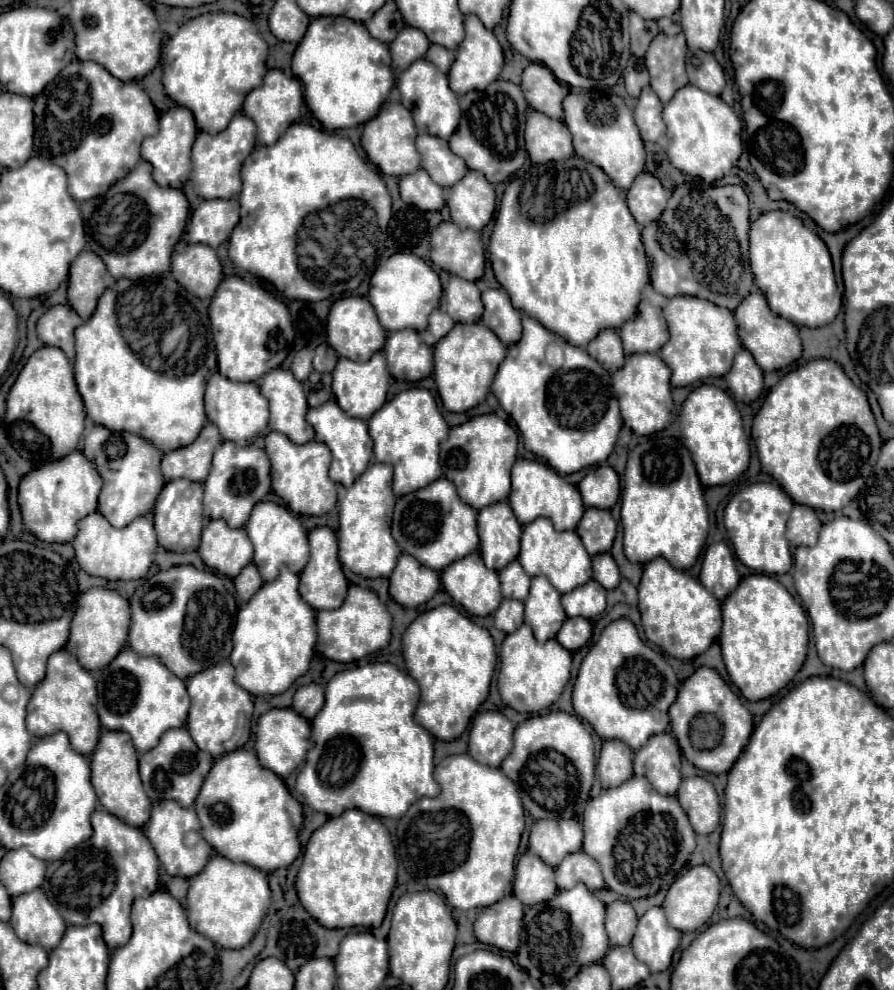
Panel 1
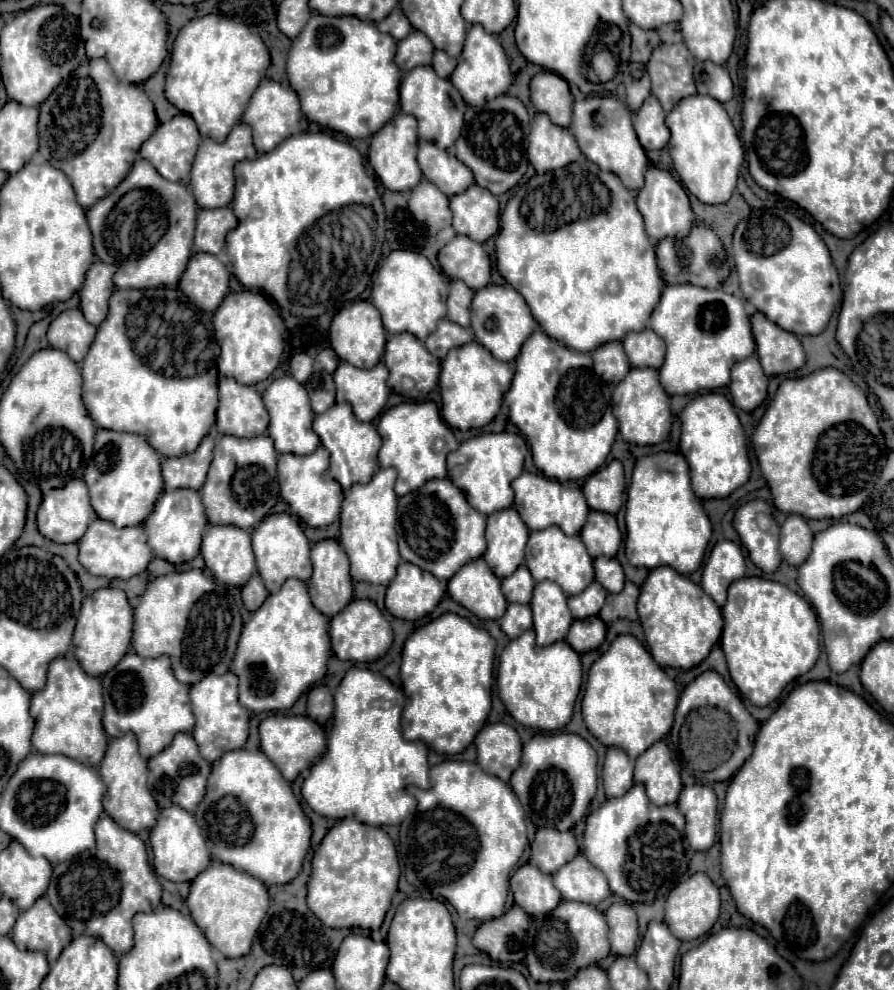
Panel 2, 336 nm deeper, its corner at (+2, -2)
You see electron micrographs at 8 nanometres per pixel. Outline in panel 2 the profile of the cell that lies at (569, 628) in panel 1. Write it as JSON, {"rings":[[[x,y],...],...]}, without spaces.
{"rings":[[[587,617],[587,619],[575,619],[573,629],[569,629],[567,643],[577,649],[577,653],[587,653],[597,649],[605,639],[607,625],[599,617]]]}

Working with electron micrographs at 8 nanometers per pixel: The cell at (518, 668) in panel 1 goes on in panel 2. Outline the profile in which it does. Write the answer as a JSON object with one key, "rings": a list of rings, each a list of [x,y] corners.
{"rings":[[[529,629],[509,641],[503,649],[497,671],[497,691],[505,709],[519,725],[541,731],[557,731],[563,729],[573,717],[581,679],[583,671],[579,653],[567,641],[557,641],[557,645],[541,649],[535,643],[533,629]]]}

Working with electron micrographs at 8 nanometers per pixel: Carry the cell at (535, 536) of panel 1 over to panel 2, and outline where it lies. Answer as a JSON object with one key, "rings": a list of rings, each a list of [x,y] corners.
{"rings":[[[551,525],[541,531],[533,531],[529,535],[529,543],[525,551],[525,565],[531,571],[535,585],[549,579],[557,583],[565,595],[577,595],[593,581],[593,559],[589,557],[581,537],[579,535],[569,537],[557,525]]]}

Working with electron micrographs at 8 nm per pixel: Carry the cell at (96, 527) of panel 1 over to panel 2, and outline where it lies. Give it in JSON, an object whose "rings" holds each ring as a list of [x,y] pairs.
{"rings":[[[95,519],[79,541],[79,563],[91,575],[97,575],[97,577],[129,579],[133,575],[143,573],[151,559],[153,559],[153,553],[147,545],[145,529],[141,525],[117,529],[113,523],[105,521],[105,519]]]}

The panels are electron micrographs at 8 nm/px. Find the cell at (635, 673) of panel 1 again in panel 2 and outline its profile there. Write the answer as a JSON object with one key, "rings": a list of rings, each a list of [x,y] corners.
{"rings":[[[619,635],[609,651],[591,665],[581,711],[591,735],[605,747],[623,749],[635,761],[649,745],[669,733],[677,699],[675,681],[653,661],[649,651],[633,635]]]}

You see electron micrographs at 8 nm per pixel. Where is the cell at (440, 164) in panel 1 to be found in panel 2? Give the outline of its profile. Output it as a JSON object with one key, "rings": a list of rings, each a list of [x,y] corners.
{"rings":[[[421,141],[417,153],[419,167],[427,181],[437,185],[447,197],[463,193],[469,185],[475,183],[473,173],[449,151],[439,149],[433,143]]]}

